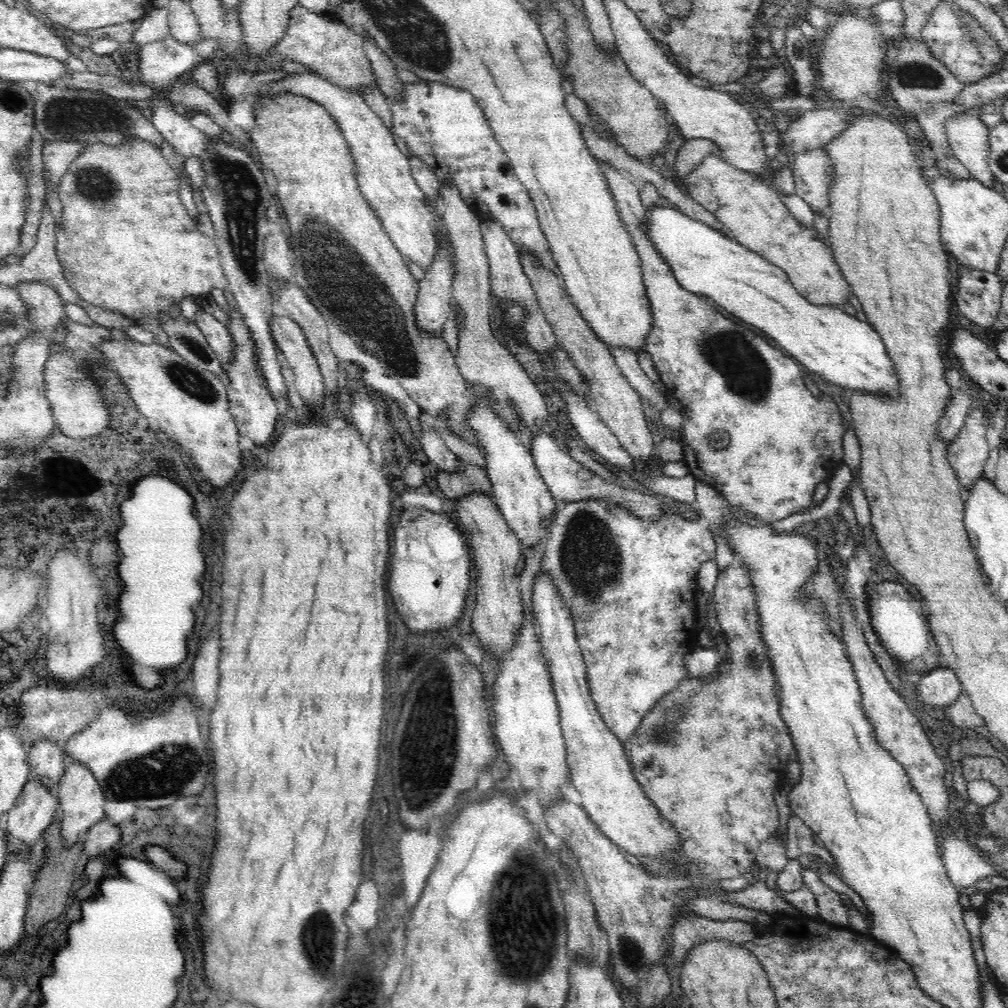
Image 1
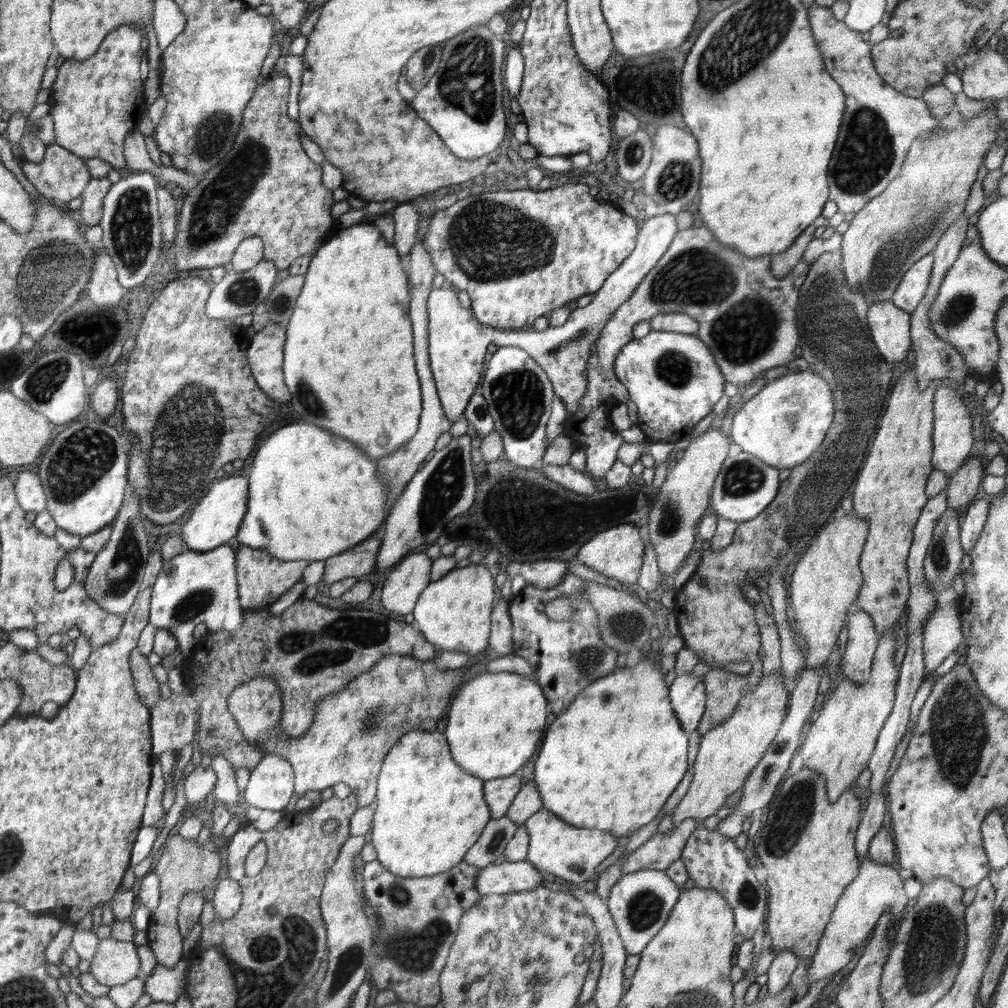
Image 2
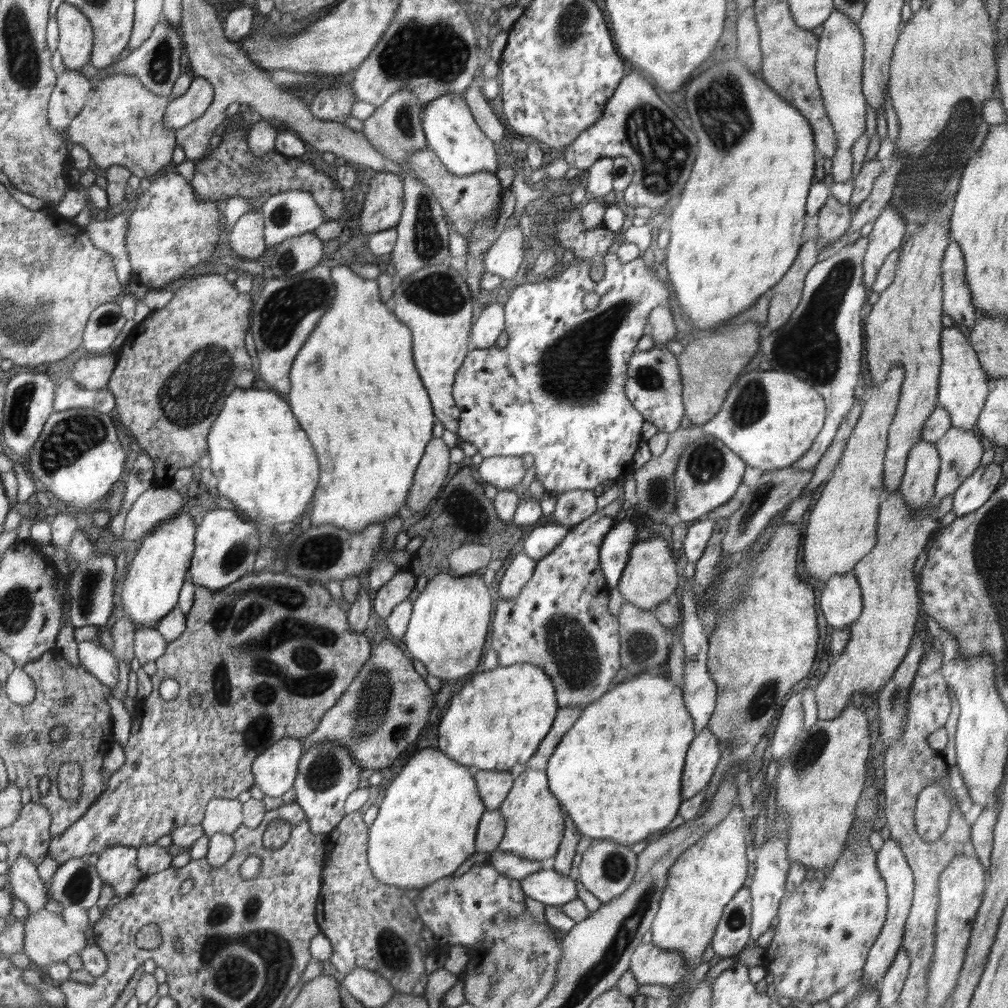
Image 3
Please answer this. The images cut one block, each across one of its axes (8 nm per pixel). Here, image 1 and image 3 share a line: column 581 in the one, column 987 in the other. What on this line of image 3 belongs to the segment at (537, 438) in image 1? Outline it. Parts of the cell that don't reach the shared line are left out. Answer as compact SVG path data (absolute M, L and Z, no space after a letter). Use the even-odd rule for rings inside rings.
M997 456L991 464L979 466L969 478L961 482L961 486L953 494L953 514L965 516L981 508L997 490L1001 478L1001 458Z

